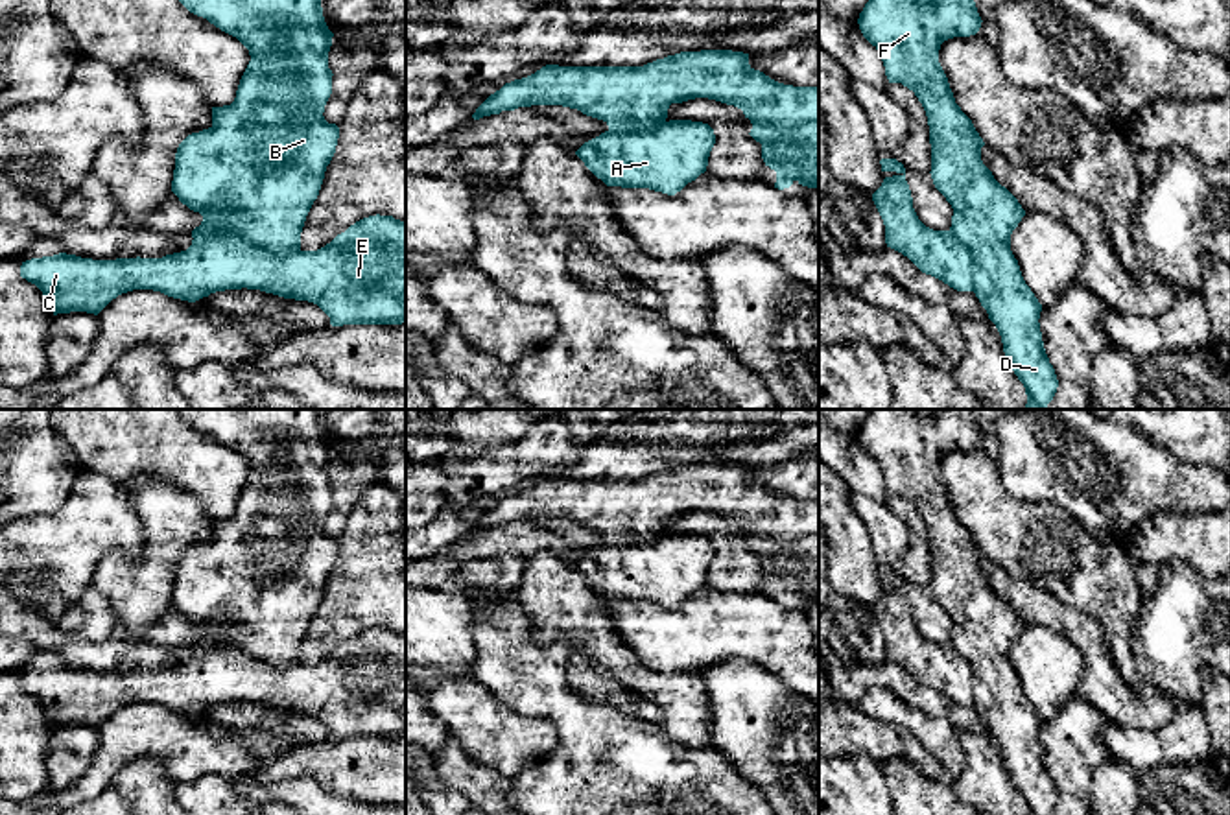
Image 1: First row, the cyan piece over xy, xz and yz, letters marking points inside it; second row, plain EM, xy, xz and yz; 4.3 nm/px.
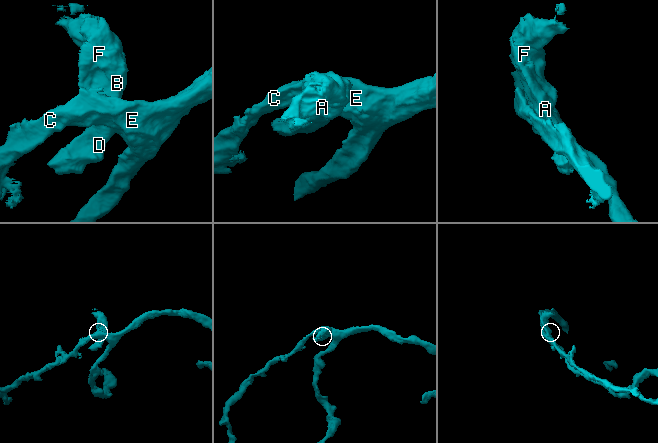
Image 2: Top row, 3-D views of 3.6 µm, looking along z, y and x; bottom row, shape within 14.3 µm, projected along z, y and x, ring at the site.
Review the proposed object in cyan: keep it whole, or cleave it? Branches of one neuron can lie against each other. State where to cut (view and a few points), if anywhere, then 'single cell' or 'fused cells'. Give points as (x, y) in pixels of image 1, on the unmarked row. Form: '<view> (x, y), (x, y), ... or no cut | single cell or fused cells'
xy (194, 649), (238, 648), (277, 668), (299, 664) | fused cells

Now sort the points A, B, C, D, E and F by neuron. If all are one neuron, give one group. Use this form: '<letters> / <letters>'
A B D F / C E

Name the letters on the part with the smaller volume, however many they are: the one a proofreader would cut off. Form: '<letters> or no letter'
A, B, D, F

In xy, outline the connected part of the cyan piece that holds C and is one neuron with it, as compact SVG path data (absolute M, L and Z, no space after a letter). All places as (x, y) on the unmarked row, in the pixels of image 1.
M369 629L317 664L297 664L286 669L266 666L232 647L197 649L186 664L162 671L92 673L59 666L22 675L20 690L42 704L53 728L70 725L98 728L112 712L133 703L153 703L195 715L216 704L247 701L313 715L330 730L332 739L402 738L406 732L406 634L393 629Z

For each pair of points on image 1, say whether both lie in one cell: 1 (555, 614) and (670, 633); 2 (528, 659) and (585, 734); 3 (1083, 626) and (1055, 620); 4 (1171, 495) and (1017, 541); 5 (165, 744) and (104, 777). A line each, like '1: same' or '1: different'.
1: different
2: same
3: same
4: different
5: same

